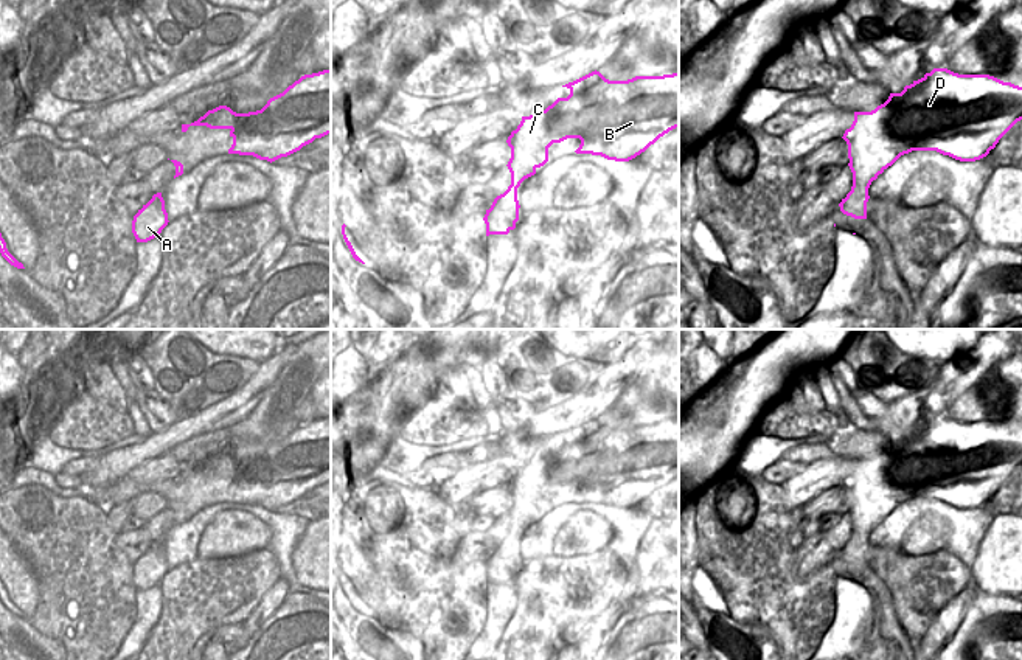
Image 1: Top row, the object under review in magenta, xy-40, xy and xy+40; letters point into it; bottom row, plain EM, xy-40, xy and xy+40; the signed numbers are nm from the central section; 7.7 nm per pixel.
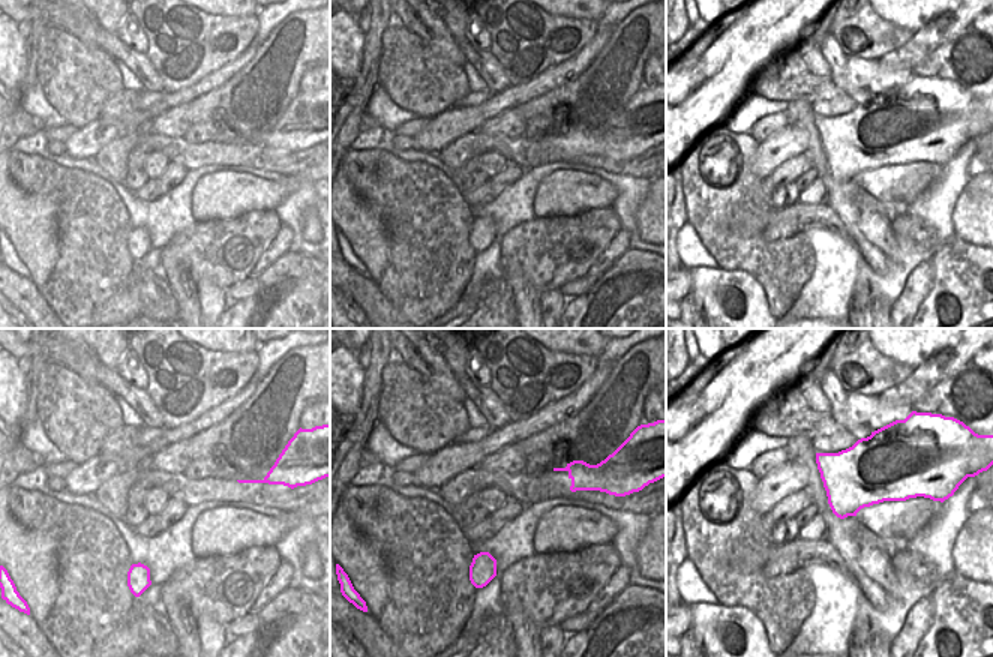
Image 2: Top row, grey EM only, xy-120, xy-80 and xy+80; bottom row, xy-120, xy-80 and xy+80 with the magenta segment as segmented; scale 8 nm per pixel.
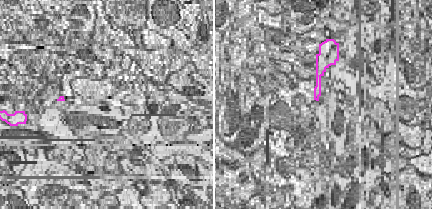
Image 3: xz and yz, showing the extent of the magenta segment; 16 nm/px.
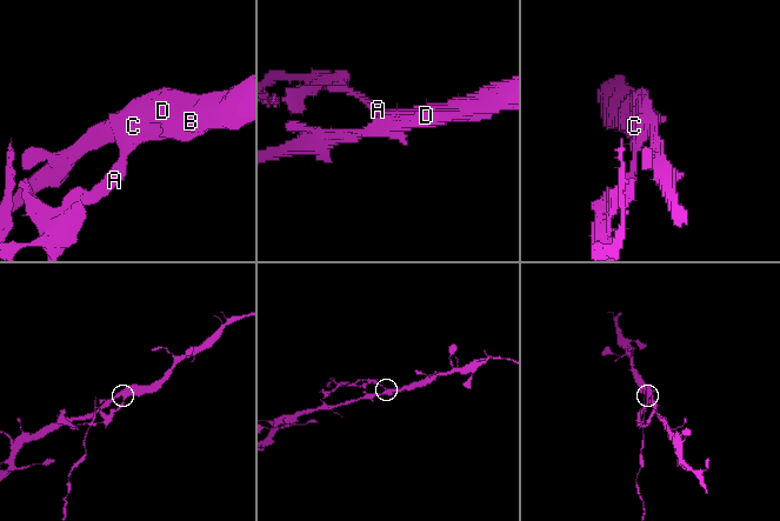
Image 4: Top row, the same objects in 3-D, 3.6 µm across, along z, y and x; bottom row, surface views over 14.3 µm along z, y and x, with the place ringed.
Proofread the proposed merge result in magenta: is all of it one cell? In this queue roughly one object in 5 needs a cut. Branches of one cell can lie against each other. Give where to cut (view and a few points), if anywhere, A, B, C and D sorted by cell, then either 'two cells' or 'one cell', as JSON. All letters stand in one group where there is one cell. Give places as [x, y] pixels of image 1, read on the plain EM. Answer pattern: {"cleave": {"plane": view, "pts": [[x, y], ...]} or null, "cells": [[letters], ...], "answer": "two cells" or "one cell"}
{"cleave": {"plane": "xy+40", "pts": [[853, 531], [861, 531], [867, 536]]}, "cells": [["A"], ["B", "C", "D"]], "answer": "two cells"}

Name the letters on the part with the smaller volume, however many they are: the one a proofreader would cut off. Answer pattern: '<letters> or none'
A

